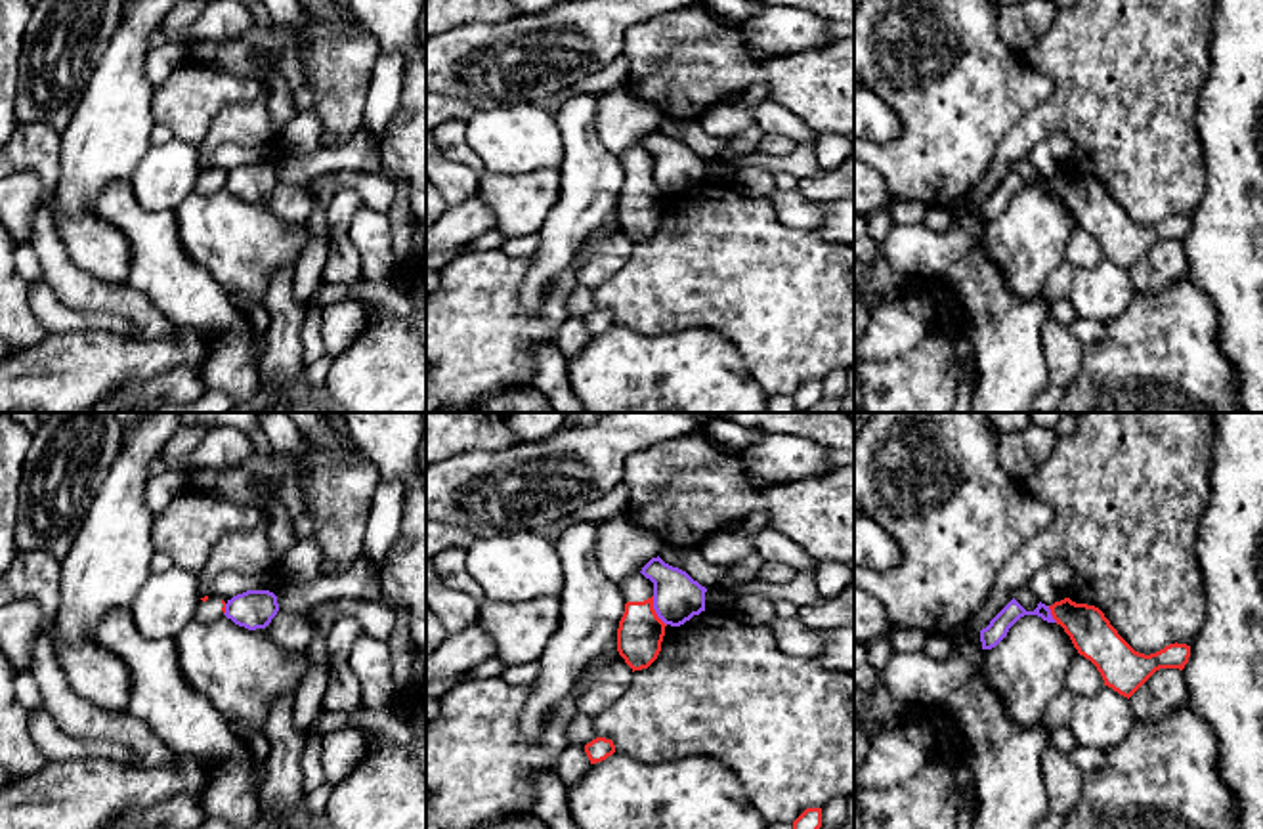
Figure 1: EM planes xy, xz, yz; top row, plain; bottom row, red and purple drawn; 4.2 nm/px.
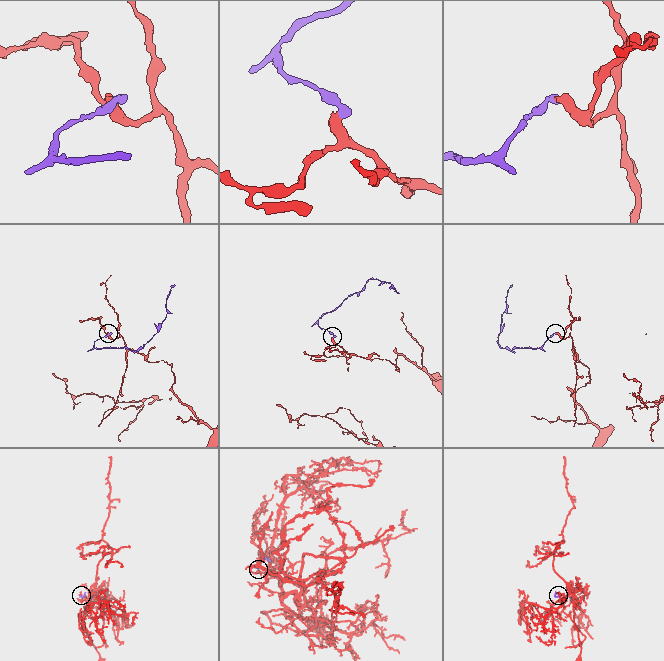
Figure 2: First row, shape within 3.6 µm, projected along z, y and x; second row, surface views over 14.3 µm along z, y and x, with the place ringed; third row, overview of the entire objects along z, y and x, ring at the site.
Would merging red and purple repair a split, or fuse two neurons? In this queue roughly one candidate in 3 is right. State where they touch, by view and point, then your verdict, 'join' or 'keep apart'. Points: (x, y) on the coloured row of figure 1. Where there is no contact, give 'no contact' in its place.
meets red in xz at (654, 612); keep apart

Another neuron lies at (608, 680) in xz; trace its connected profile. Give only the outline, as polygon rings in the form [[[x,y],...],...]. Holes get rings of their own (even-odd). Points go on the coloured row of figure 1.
[[[621,655],[608,663],[600,663],[585,678],[583,691],[577,697],[577,712],[594,718],[617,701],[629,690],[631,682],[632,669]]]

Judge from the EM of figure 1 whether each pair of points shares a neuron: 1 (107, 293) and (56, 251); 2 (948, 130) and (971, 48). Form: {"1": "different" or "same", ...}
{"1": "same", "2": "same"}

